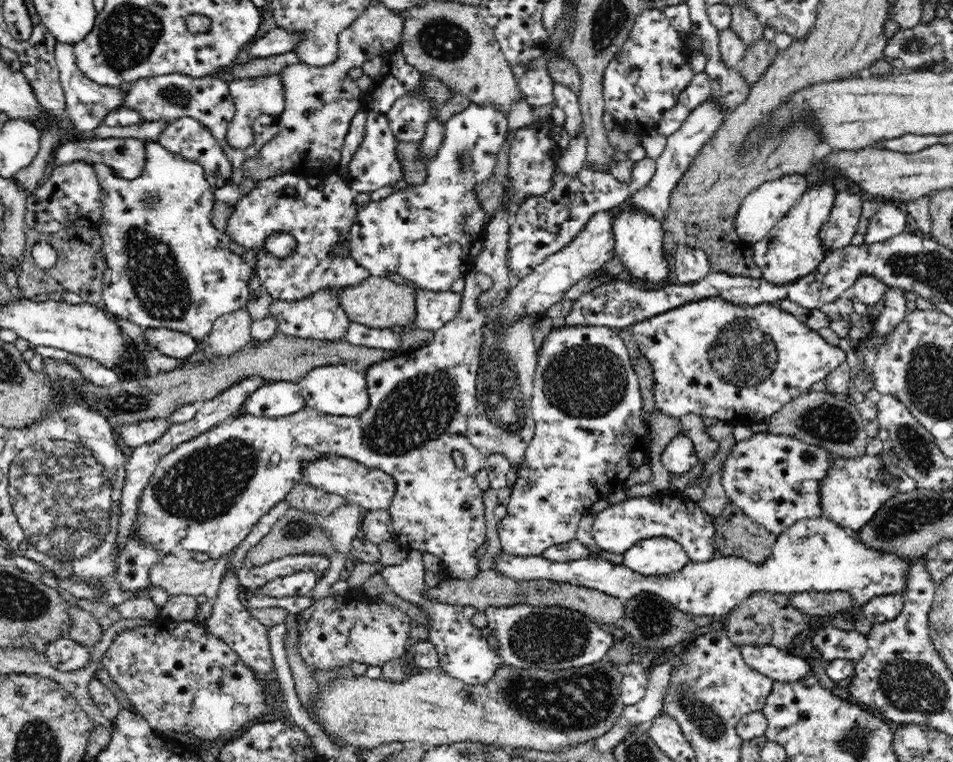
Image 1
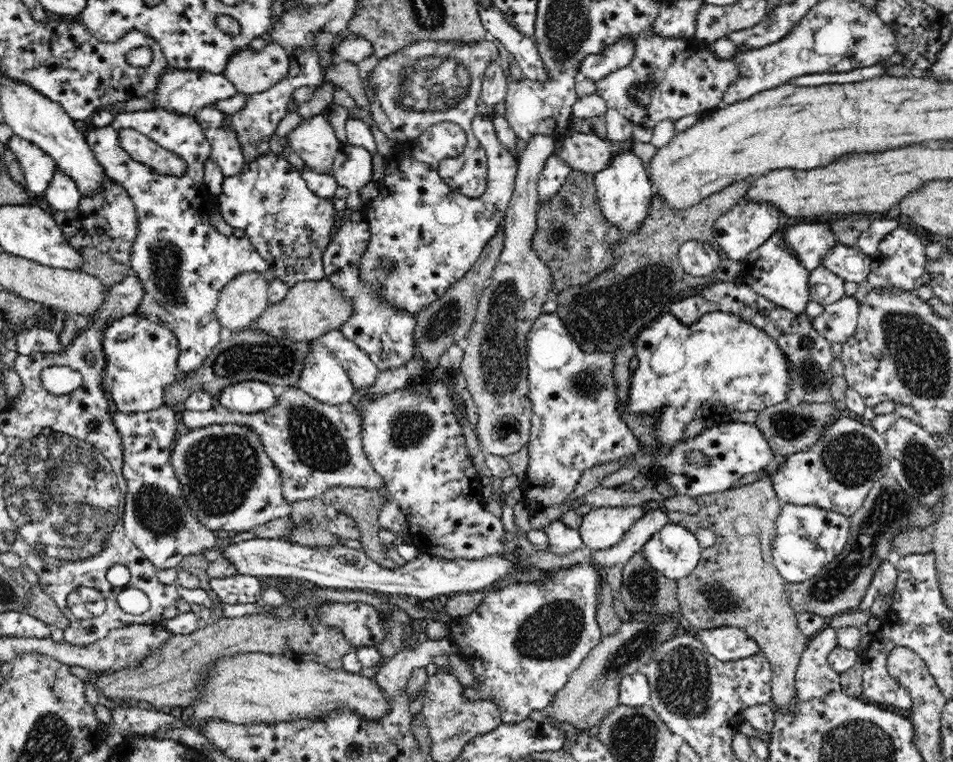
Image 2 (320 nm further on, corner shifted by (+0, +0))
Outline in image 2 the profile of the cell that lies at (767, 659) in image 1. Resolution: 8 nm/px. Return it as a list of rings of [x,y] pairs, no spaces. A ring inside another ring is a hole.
[[[735,627],[692,631],[718,660],[729,661],[762,654],[757,642]]]

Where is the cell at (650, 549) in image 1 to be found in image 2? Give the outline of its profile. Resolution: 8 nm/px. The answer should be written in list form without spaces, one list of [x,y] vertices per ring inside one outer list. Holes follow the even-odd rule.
[[[669,522],[647,539],[641,554],[651,569],[677,582],[695,570],[702,551],[695,531]]]

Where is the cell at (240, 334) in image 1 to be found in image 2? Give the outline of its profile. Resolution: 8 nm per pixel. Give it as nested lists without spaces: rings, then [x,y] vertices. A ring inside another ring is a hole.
[[[242,273],[221,290],[214,308],[226,334],[248,328],[266,310],[268,281],[261,273]]]

